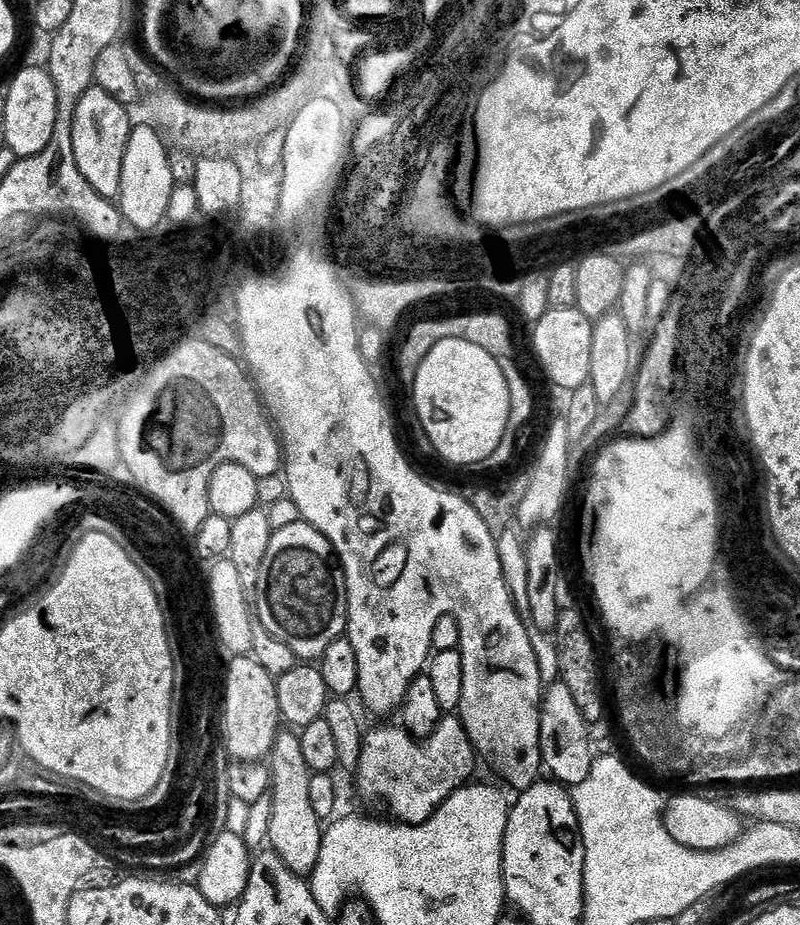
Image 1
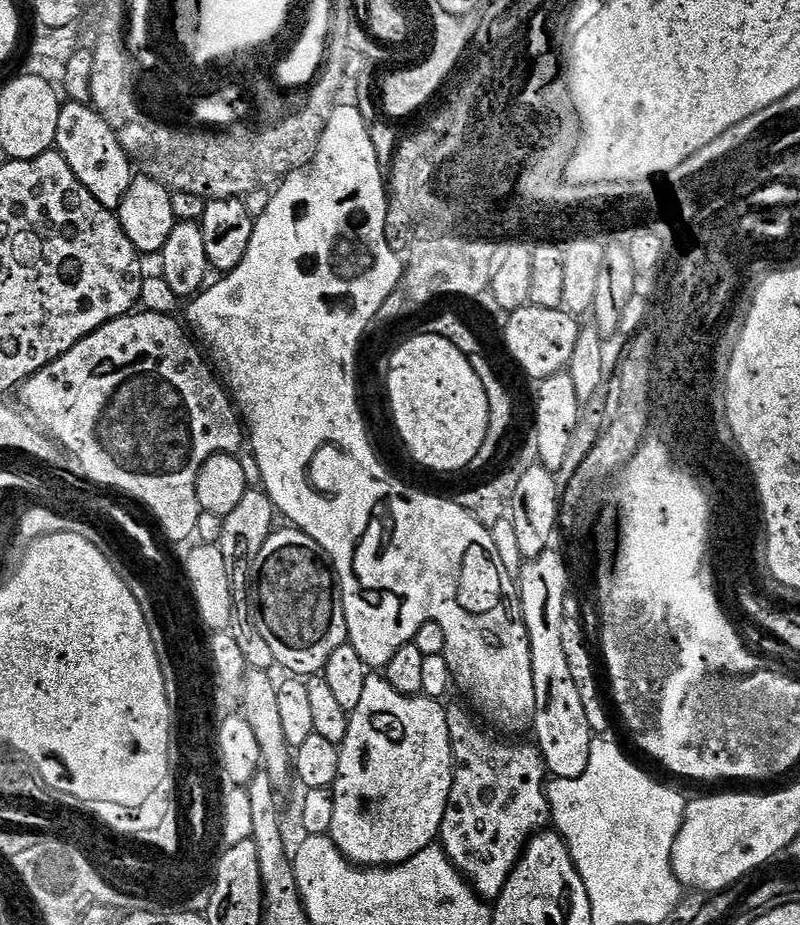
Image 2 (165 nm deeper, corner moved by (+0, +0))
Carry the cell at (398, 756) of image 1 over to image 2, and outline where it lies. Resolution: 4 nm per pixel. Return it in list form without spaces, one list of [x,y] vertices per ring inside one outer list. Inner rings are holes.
[[[370,674],[366,678],[366,691],[363,692],[358,706],[354,709],[348,718],[348,733],[344,743],[339,745],[340,761],[338,762],[338,778],[332,785],[330,791],[334,798],[334,822],[330,833],[332,841],[348,860],[357,866],[391,866],[401,864],[414,854],[422,850],[433,847],[437,843],[442,826],[442,818],[446,814],[446,806],[450,798],[452,789],[452,769],[454,761],[452,759],[452,739],[448,729],[448,713],[445,705],[439,699],[426,696],[407,696],[402,694],[391,685],[383,675]]]

